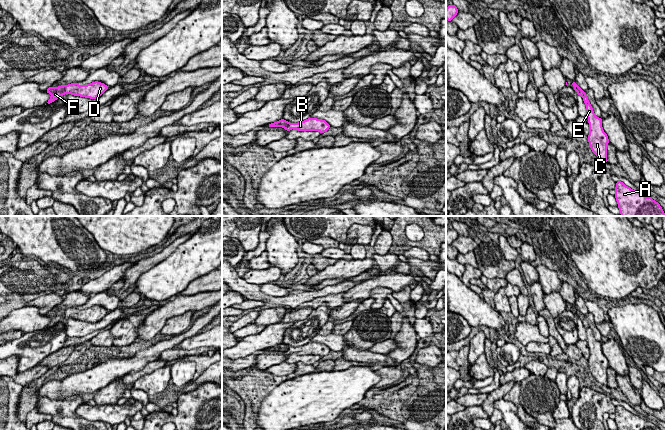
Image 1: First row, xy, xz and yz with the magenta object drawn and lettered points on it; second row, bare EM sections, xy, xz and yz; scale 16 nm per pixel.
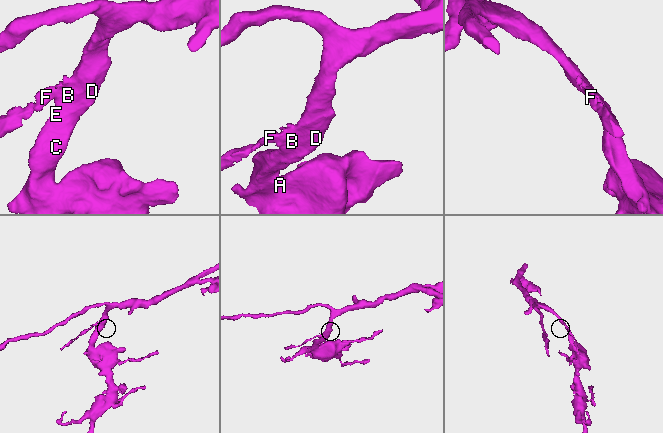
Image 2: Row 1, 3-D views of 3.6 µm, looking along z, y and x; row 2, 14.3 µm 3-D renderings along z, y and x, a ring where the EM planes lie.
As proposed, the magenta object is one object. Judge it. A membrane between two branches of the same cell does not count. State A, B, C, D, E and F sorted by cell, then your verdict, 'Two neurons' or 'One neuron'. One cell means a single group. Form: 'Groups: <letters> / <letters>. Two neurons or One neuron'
Groups: A B C D E / F. Two neurons

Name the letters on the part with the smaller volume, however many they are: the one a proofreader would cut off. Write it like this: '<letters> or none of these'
F

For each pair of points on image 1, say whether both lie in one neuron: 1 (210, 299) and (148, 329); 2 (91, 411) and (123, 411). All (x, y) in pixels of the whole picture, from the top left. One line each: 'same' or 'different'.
1: same
2: same

